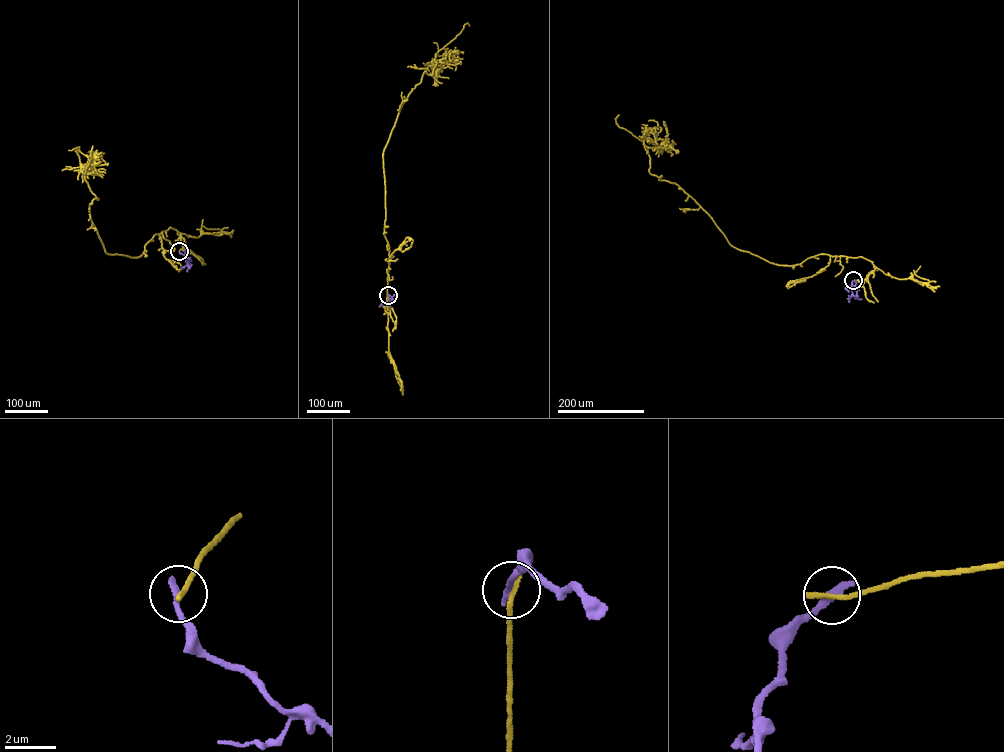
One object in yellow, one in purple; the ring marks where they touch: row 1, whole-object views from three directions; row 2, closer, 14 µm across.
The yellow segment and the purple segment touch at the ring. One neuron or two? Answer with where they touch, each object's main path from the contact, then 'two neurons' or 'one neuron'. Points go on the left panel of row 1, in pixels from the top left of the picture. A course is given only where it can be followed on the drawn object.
place (179, 251); course yellow (179, 251), (180, 233), (170, 227), (137, 257), (106, 253), (89, 216), (98, 199), (84, 174), (92, 146); course purple (179, 251), (188, 264), (181, 267); two neurons

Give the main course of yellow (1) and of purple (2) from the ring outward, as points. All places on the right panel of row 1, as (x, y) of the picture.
1: (853, 280), (871, 261), (820, 254), (778, 265), (732, 246), (680, 187), (650, 173), (647, 147), (619, 115)
2: (853, 280), (851, 295), (862, 299)

